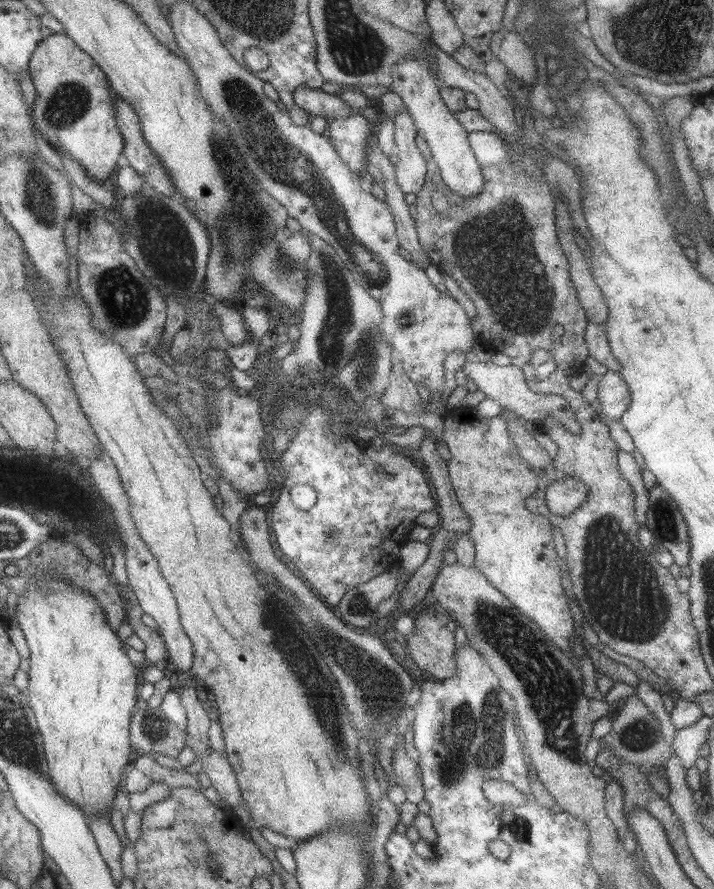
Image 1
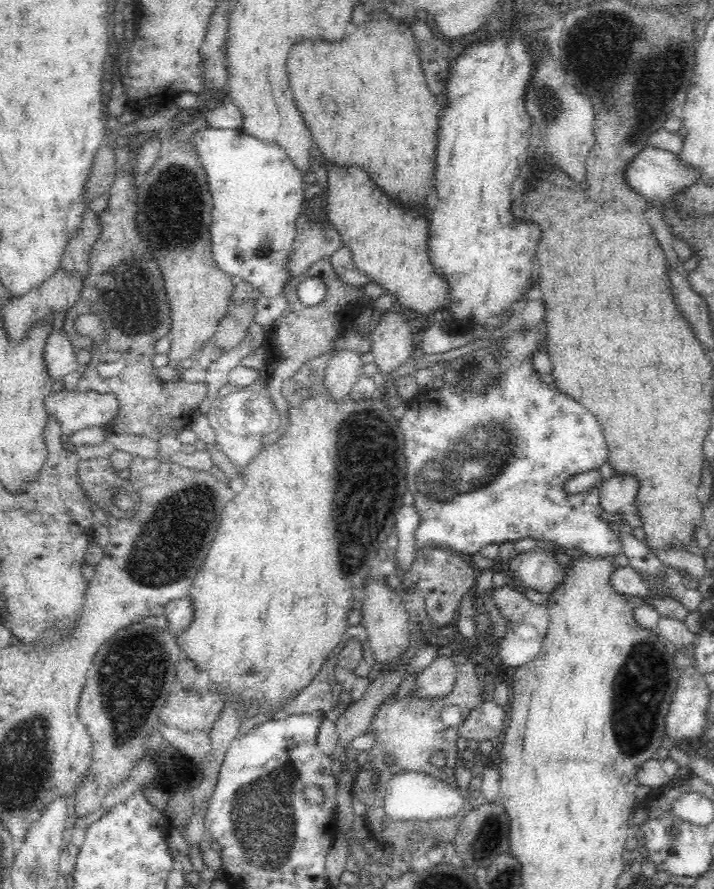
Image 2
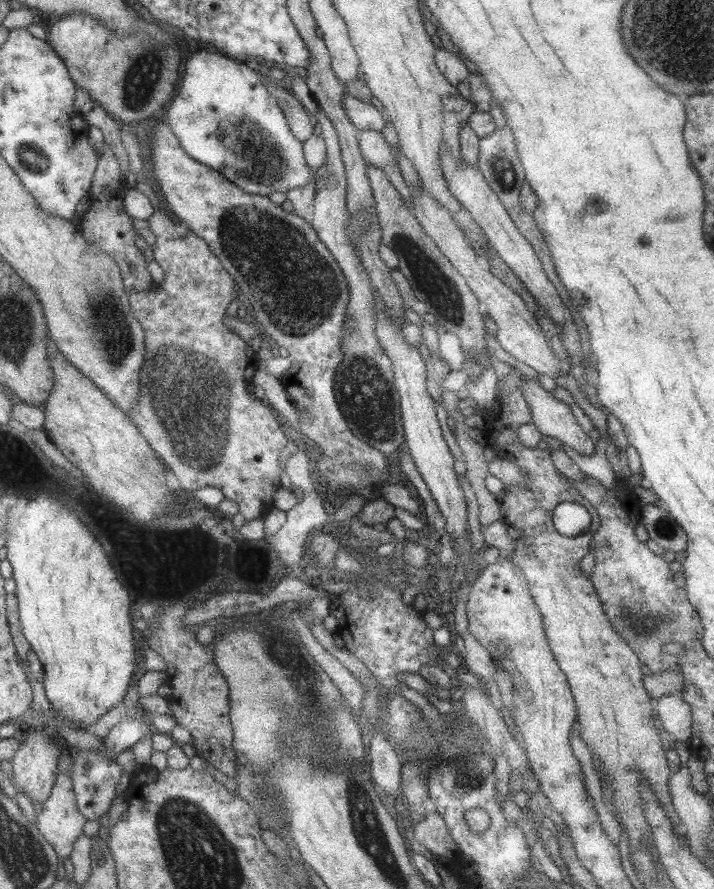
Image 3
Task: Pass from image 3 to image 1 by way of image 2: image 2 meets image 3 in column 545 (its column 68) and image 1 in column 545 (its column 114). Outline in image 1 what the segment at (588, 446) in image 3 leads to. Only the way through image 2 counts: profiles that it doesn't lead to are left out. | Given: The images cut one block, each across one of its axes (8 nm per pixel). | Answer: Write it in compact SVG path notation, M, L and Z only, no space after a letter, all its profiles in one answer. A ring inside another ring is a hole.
M463 361L461 367L462 372L470 378L477 390L480 390L487 398L493 399L503 409L513 412L521 419L538 423L543 417L550 416L557 419L562 424L562 427L569 432L579 432L579 424L577 424L569 403L559 395L537 394L529 390L520 368L511 364L499 366L491 363L491 361Z

